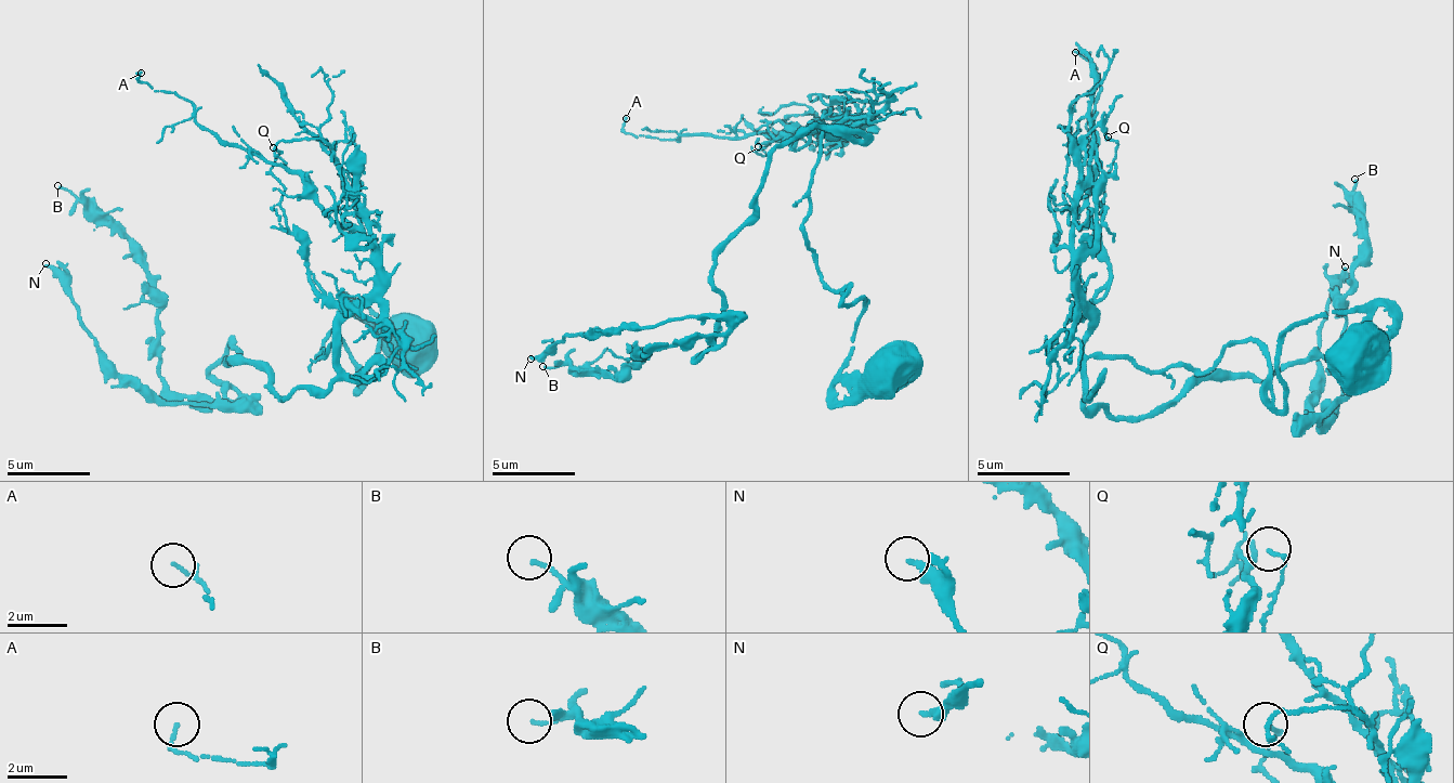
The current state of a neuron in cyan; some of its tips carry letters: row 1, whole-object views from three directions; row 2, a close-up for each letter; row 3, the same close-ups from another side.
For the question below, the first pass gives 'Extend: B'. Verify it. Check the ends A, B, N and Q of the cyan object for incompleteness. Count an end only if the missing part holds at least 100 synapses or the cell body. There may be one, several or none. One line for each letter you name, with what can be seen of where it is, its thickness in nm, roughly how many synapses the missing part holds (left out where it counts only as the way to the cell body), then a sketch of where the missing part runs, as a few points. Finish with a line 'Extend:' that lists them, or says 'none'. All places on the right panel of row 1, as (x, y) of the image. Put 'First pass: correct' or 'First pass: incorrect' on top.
First pass: incorrect
Extend: none

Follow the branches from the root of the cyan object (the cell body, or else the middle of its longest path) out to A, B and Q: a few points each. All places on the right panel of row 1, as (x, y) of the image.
A: (1359, 355), (1359, 313), (1298, 323), (1280, 412), (1252, 341), (1201, 374), (1084, 351), (1098, 76), (1075, 52)
B: (1359, 355), (1322, 313), (1280, 412), (1252, 341), (1089, 360), (1084, 402), (1322, 360), (1322, 420), (1354, 179)
Q: (1359, 355), (1377, 360), (1359, 313), (1298, 323), (1280, 412), (1252, 341), (1201, 374), (1089, 355), (1108, 136)

